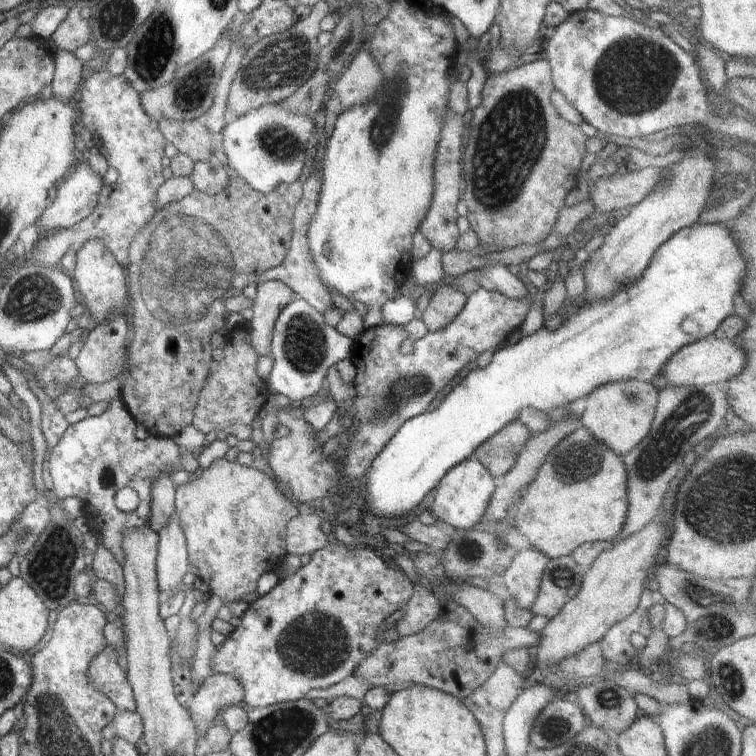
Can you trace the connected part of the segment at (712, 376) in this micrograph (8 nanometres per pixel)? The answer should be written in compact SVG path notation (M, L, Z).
M714 335L703 340L696 340L693 344L684 346L678 350L662 371L658 383L663 385L694 386L715 384L725 387L726 383L733 377L738 376L746 366L748 354L735 339L716 339Z

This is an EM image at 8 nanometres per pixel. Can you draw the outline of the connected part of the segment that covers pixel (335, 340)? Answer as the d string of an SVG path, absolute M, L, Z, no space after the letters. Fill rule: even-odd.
M296 297L284 307L273 328L271 355L273 365L265 380L270 392L284 394L293 402L305 402L320 392L328 369L349 358L354 340L328 325L324 315L304 299Z

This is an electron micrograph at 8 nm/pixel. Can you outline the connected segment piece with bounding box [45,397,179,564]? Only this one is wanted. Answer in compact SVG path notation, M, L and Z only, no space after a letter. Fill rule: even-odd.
M121 397L112 399L110 407L101 416L89 416L78 423L70 423L58 444L49 449L45 463L46 478L51 492L60 501L69 496L78 496L78 498L86 500L83 512L85 510L92 512L94 521L91 523L91 529L98 530L98 537L103 540L105 547L116 557L120 564L123 561L122 531L128 527L148 526L151 515L153 482L166 473L172 474L179 457L179 448L173 438L161 437L154 438L154 442L140 442L134 435L136 425L137 423L123 403L123 399ZM122 486L133 488L140 496L140 506L134 512L124 514L114 506L114 495Z

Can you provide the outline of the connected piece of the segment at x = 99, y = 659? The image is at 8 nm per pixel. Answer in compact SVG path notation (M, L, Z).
M106 645L106 648L90 661L87 677L95 689L116 705L118 711L134 711L137 707L127 674L118 664L118 653L112 645Z

